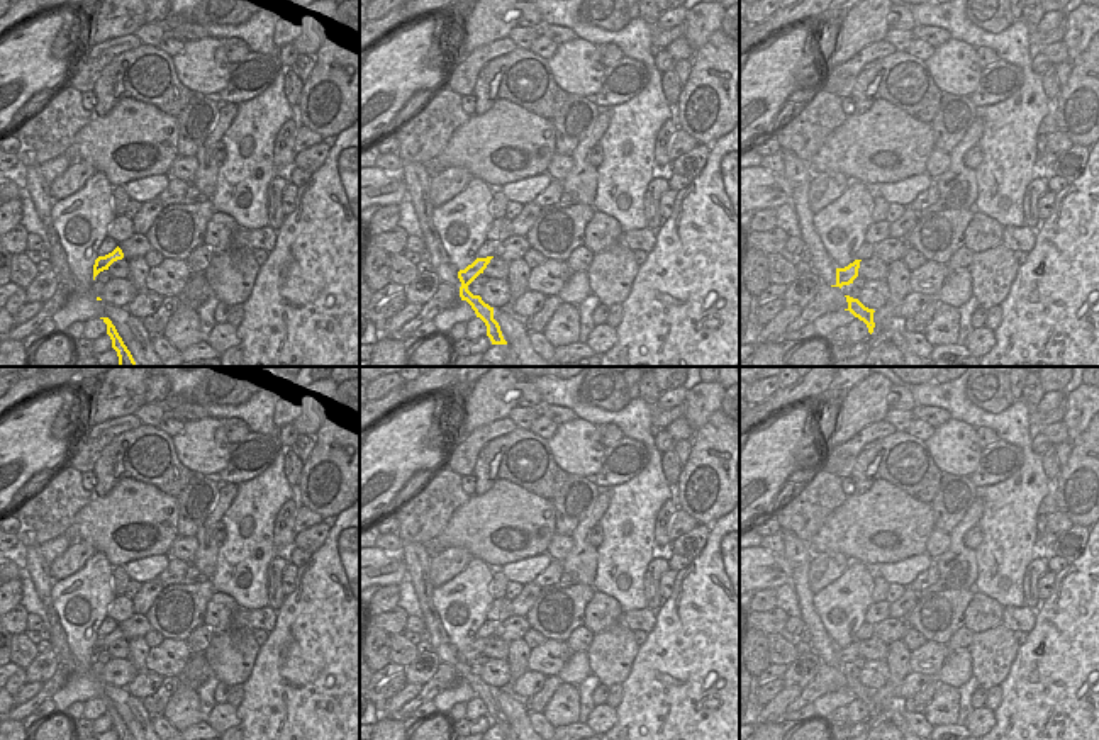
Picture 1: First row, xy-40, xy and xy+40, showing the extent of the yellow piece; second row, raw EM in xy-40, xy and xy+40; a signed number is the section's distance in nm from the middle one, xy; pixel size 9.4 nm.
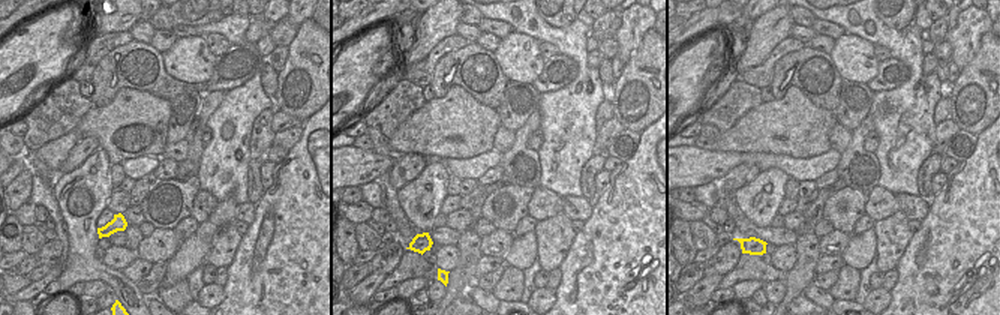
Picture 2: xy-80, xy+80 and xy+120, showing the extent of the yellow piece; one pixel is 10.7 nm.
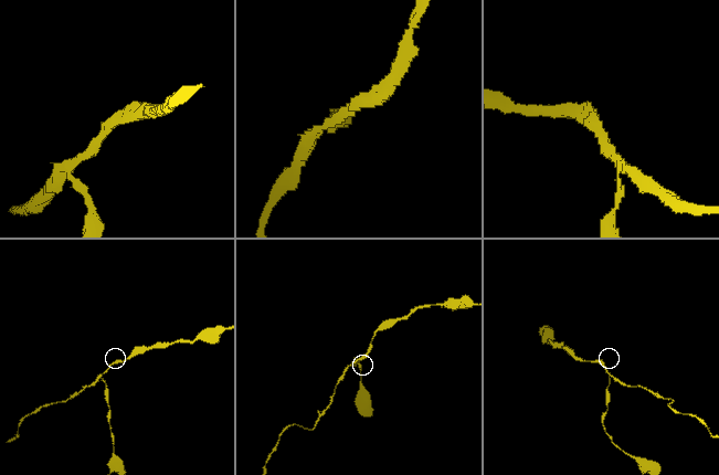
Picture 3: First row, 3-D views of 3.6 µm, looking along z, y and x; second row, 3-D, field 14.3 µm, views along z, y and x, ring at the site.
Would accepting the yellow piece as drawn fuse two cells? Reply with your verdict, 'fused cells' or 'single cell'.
fused cells

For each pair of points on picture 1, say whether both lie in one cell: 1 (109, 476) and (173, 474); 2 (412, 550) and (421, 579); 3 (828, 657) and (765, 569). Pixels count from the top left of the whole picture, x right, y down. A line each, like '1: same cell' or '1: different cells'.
1: same cell
2: same cell
3: different cells

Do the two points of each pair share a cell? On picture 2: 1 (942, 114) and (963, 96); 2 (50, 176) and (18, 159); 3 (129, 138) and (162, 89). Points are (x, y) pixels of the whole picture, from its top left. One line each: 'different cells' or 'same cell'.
1: different cells
2: same cell
3: different cells

